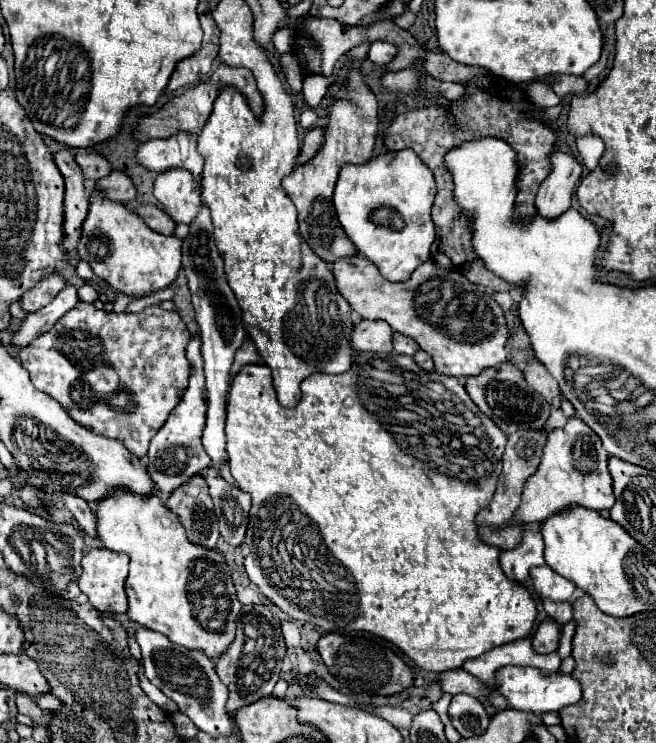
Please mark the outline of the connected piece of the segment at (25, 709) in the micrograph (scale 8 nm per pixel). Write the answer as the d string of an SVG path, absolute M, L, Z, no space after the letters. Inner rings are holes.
M18 695L16 703L18 703L18 711L20 713L28 715L32 721L42 721L42 709L32 699L28 699L26 695Z

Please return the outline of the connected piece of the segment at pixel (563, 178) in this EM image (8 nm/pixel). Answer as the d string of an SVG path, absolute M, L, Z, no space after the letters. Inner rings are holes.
M552 151L548 159L552 169L538 189L536 209L544 217L556 217L570 207L572 193L582 175L582 165L564 151Z

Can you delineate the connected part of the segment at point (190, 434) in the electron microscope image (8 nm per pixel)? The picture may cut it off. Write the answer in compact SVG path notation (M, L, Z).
M198 335L190 337L190 343L186 347L186 357L188 357L190 367L192 367L188 391L184 393L184 397L176 405L176 409L170 413L170 417L166 419L162 429L152 437L150 449L146 455L146 469L152 477L152 481L156 483L156 489L162 495L170 495L174 489L178 489L182 483L186 483L192 475L200 473L202 469L206 469L210 465L208 455L200 443L200 435L204 431L206 403L204 403L204 369L202 369L200 337Z

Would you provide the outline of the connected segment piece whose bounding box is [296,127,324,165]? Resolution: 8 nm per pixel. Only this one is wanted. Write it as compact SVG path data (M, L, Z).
M312 127L306 137L304 137L304 145L296 157L296 165L302 165L304 161L308 161L312 155L316 155L318 147L320 147L320 139L322 139L322 127Z

